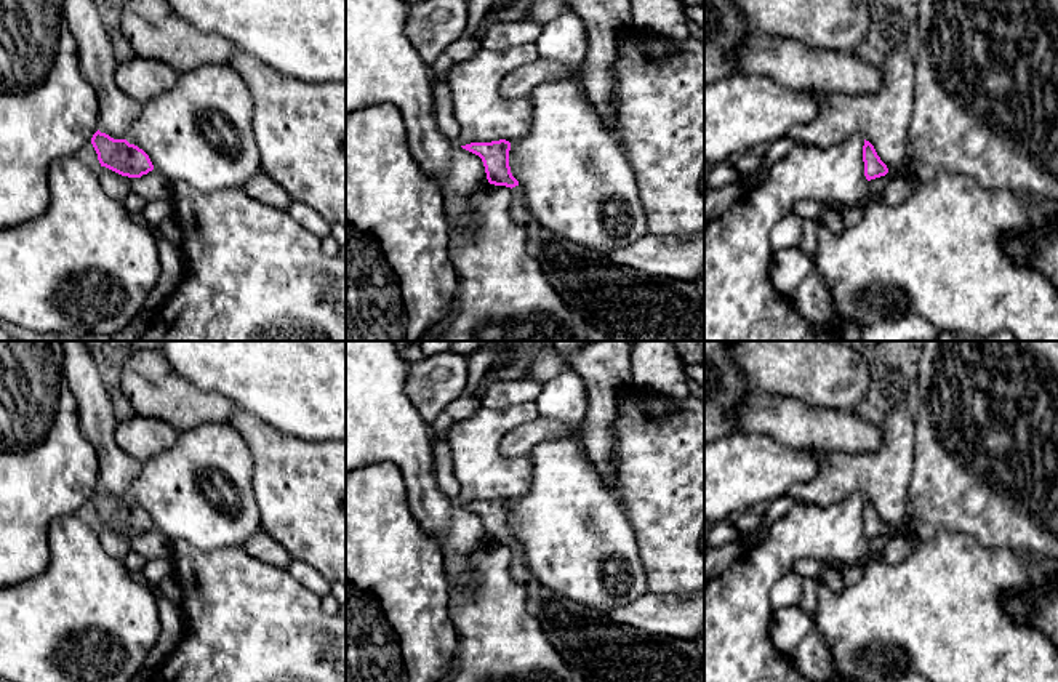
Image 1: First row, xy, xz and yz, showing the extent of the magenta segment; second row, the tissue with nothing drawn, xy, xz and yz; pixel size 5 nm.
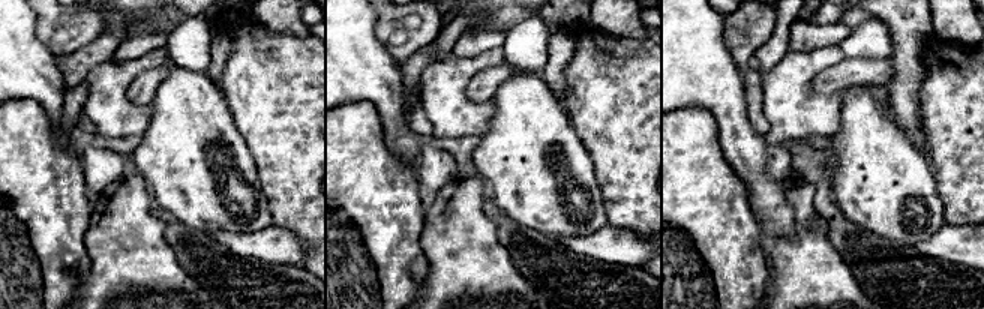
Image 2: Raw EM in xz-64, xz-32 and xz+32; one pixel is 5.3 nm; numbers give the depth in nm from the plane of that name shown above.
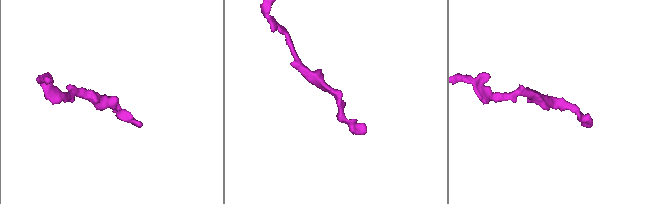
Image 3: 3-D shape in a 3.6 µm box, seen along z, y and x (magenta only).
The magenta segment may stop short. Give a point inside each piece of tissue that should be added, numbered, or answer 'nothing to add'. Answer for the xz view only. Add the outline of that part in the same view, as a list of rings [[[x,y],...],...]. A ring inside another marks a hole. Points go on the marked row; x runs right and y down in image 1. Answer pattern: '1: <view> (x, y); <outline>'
1: xz (625, 304); [[[520,186],[512,187],[511,216],[525,229],[527,251],[584,325],[611,341],[704,341],[704,293],[693,282],[639,272],[552,234],[533,218]]]

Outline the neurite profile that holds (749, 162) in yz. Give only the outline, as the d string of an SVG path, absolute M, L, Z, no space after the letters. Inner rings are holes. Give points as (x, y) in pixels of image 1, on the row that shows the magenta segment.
M760 150L746 152L746 154L738 155L731 162L738 168L738 171L741 171L743 175L754 173L754 171L760 170L760 166L763 163L763 154Z

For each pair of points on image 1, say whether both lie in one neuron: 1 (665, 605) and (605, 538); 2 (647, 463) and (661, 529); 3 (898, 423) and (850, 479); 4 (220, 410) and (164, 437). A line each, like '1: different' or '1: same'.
1: different
2: same
3: same
4: different

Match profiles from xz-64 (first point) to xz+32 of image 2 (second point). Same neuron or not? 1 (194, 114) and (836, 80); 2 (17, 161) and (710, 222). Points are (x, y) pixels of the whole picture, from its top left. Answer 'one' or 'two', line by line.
1: two
2: one

